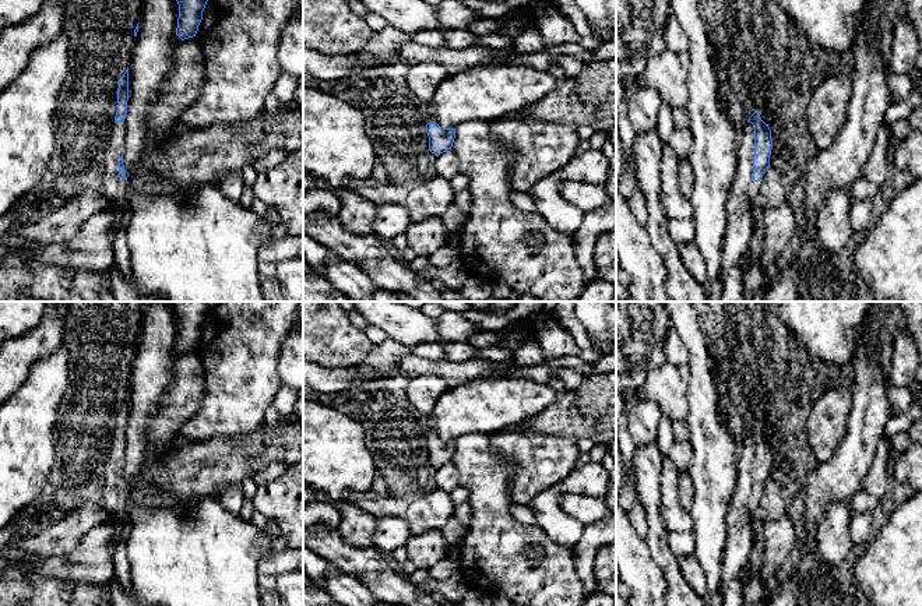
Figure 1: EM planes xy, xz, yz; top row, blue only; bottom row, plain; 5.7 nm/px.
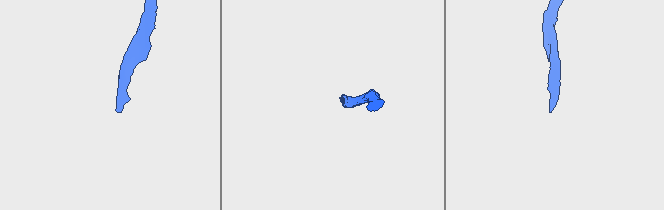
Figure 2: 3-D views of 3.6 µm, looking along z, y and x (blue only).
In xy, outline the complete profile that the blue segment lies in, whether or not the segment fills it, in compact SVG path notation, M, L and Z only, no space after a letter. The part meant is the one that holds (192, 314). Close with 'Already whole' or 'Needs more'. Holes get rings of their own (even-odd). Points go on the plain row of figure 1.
M168 302L179 317L176 348L184 353L196 349L210 311L205 302Z. Already whole

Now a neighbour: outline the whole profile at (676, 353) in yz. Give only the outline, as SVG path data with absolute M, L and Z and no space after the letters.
M673 325L668 328L664 341L664 353L666 362L673 366L687 366L690 362L690 353Z

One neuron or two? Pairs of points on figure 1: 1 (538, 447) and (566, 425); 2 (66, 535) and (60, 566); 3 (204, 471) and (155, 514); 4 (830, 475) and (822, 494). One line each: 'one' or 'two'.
1: two
2: two
3: two
4: one

